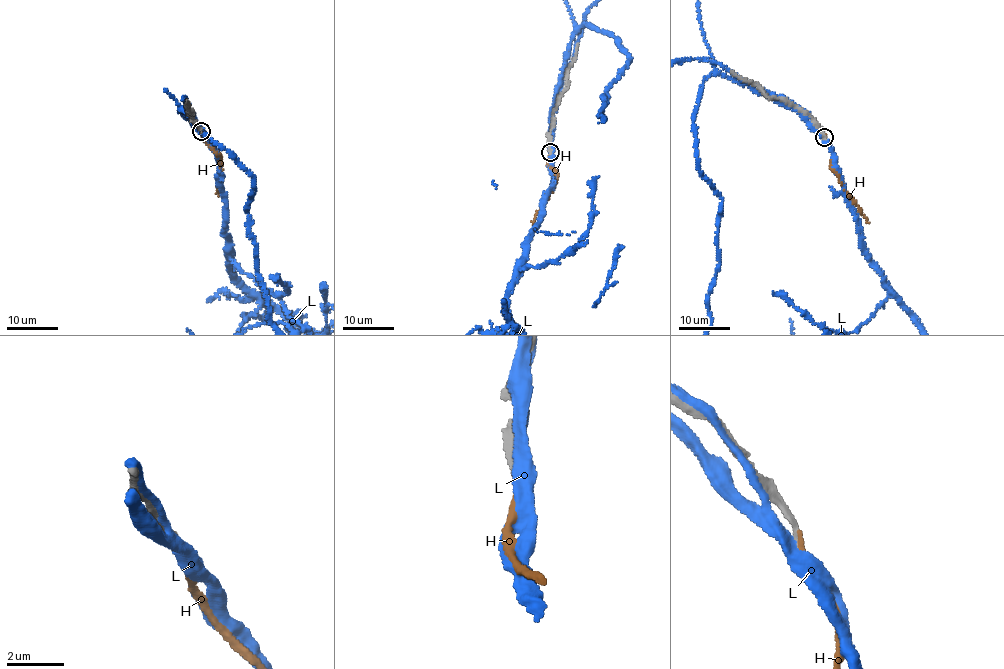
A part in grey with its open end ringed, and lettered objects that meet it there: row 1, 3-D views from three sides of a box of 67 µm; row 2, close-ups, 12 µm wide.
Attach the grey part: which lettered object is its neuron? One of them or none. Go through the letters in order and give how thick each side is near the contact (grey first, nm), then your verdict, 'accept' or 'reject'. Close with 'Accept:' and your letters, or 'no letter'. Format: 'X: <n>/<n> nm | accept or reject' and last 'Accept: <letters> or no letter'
H: 240/200 nm | accept
L: 220/460 nm | reject
Accept: H

